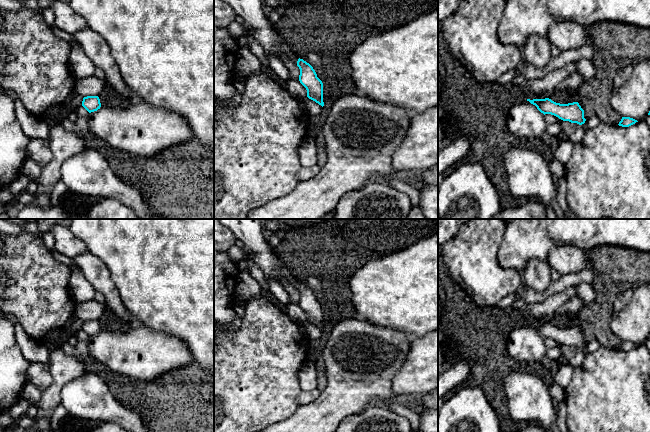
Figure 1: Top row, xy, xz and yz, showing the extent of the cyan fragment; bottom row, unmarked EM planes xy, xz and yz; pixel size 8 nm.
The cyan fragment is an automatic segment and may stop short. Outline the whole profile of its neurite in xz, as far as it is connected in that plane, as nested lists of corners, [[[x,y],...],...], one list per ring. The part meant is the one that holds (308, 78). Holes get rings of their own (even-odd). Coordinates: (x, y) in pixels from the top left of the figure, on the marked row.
[[[298,59],[297,66],[300,69],[299,81],[306,88],[307,97],[323,107],[322,81],[317,77],[313,67],[303,59]]]

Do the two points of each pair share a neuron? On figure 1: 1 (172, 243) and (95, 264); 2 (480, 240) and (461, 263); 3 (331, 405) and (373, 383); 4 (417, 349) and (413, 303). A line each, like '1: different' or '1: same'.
1: different
2: same
3: same
4: different

